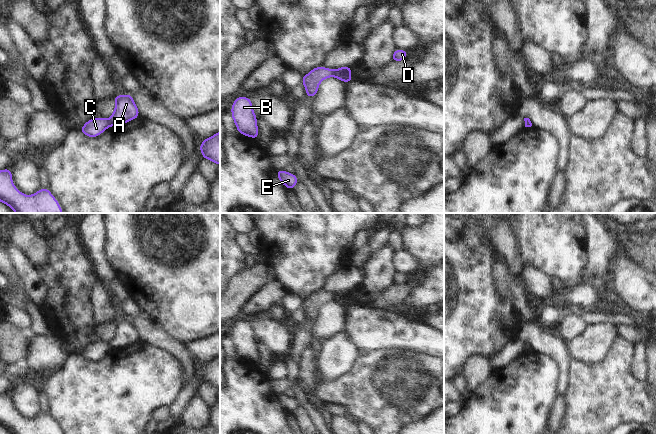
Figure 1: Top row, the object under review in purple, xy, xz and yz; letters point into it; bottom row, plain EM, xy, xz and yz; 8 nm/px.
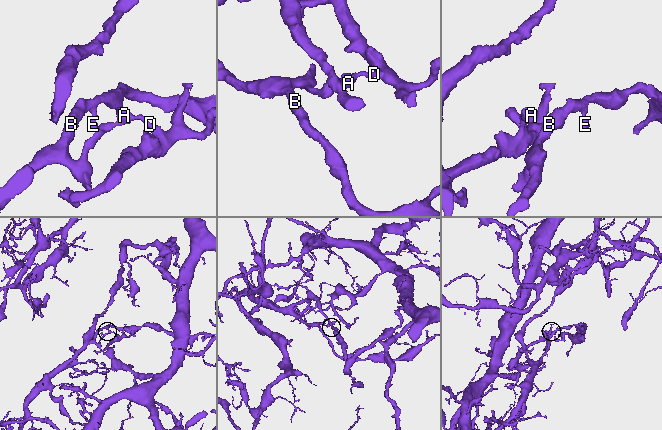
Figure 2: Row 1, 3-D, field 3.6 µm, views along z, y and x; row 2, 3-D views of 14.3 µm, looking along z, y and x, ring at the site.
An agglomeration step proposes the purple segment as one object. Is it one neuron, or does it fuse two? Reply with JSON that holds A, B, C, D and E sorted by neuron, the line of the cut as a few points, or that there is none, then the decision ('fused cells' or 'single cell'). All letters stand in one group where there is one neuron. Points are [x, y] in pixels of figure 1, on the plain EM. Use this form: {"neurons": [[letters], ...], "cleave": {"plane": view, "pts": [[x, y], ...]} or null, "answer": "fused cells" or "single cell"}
{"neurons": [["A", "D"], ["B", "C", "E"]], "cleave": {"plane": "xy", "pts": [[107, 344], [110, 349]]}, "answer": "fused cells"}

